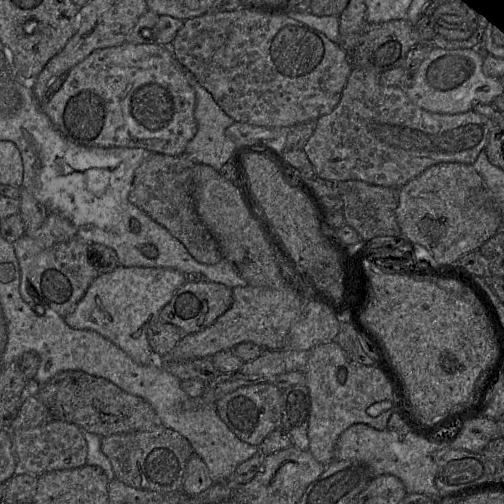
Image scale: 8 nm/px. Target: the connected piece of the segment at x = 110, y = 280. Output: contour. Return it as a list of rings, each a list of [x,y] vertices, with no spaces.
[[[119,265],[110,272],[101,273],[91,283],[74,311],[64,319],[75,329],[98,332],[141,365],[164,365],[163,357],[155,354],[149,344],[148,330],[159,320],[160,311],[185,282],[185,274],[173,268]]]

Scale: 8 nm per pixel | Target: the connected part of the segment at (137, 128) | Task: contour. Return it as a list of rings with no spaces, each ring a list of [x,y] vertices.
[[[125,42],[119,46],[93,51],[83,61],[75,65],[67,74],[60,89],[47,101],[43,102],[43,110],[55,127],[70,141],[90,147],[136,147],[144,148],[153,153],[178,156],[184,153],[186,145],[197,133],[195,119],[196,93],[184,74],[184,66],[175,58],[171,43],[132,44]]]

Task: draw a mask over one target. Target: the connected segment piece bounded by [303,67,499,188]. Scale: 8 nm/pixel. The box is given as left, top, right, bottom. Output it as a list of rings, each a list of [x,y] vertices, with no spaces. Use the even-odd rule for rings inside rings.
[[[353,67],[345,84],[345,87],[343,88],[338,105],[333,109],[332,112],[319,117],[315,121],[315,131],[304,145],[303,150],[312,163],[313,167],[315,168],[318,177],[322,179],[332,180],[336,182],[359,180],[378,186],[400,188],[410,180],[421,174],[427,168],[439,163],[458,162],[472,165],[477,159],[480,152],[485,148],[491,130],[498,123],[499,120],[493,120],[487,116],[475,112],[474,110],[469,110],[467,112],[458,114],[441,114],[426,111],[412,103],[407,97],[405,91],[401,88],[397,86],[385,86],[381,84],[379,73],[371,70],[366,70],[364,68]]]

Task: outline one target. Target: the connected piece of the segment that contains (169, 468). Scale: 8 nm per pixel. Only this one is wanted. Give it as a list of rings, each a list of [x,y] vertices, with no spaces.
[[[162,424],[142,432],[104,436],[101,449],[109,458],[116,479],[137,489],[160,493],[182,490],[187,463],[194,454],[187,438]]]

